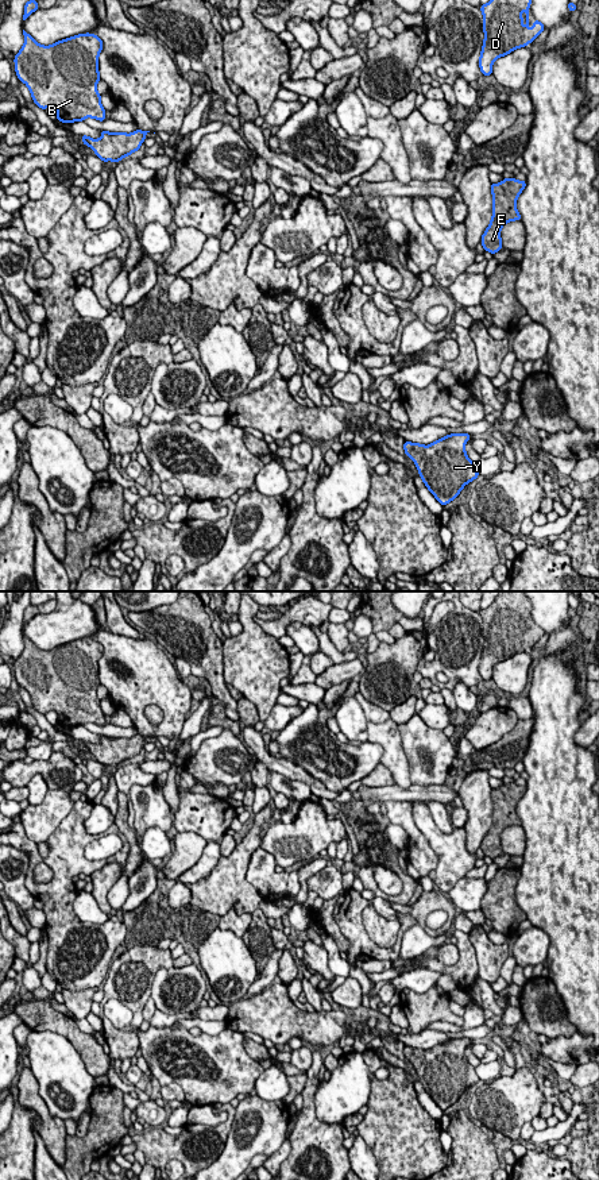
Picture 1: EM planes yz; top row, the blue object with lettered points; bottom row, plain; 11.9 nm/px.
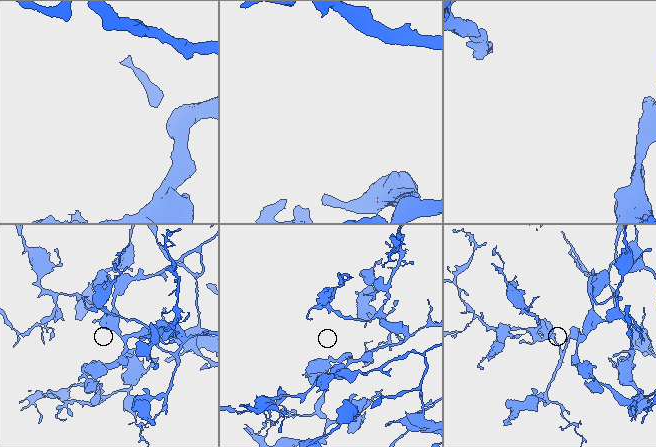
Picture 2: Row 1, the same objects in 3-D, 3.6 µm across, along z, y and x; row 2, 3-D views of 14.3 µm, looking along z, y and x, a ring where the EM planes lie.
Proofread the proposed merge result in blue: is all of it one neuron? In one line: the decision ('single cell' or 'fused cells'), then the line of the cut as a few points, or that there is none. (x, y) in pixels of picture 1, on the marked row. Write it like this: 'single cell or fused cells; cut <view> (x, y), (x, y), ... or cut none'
single cell; cut none

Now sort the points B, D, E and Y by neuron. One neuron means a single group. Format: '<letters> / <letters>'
B D E Y

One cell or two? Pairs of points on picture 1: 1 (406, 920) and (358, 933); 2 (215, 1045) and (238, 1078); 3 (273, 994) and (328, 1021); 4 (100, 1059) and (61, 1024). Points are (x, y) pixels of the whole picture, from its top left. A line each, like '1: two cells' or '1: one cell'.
1: one cell
2: one cell
3: one cell
4: one cell

